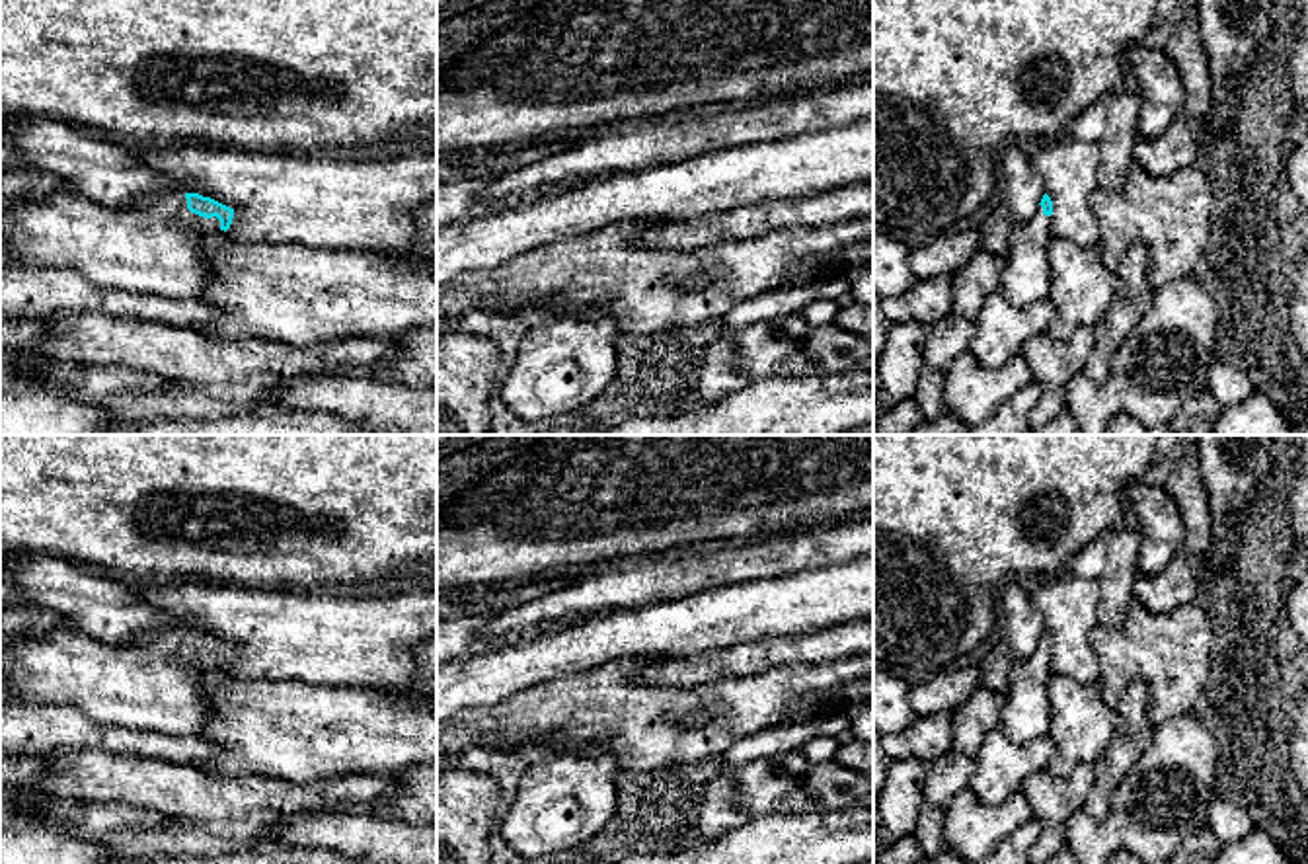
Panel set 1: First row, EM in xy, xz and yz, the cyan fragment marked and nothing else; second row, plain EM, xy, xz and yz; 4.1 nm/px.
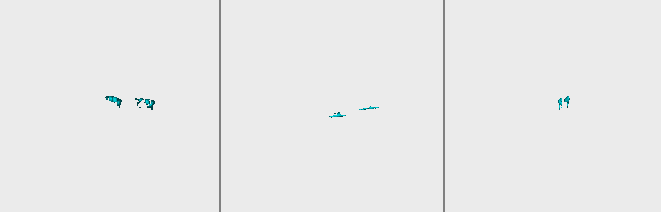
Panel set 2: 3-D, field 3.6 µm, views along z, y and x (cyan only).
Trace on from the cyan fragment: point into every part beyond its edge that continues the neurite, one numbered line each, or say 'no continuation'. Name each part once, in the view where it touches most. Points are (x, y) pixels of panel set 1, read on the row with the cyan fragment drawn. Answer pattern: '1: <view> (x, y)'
1: xy (158, 246)

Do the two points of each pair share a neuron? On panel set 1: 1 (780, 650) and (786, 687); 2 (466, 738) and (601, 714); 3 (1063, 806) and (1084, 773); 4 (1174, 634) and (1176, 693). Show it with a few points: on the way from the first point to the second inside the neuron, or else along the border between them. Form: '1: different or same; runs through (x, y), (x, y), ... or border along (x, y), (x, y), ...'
1: different; border along (827, 660), (770, 666), (737, 677)
2: same; runs through (500, 724), (529, 724), (568, 714)
3: same; runs through (1063, 798), (1078, 781)
4: same; runs through (1174, 648), (1178, 679)

